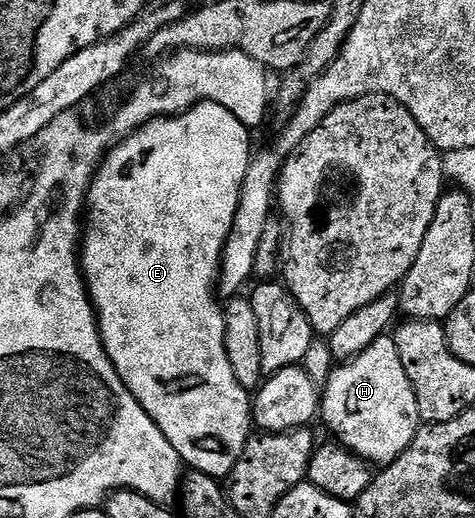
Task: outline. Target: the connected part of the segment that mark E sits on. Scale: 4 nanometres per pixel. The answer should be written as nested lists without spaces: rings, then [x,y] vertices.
[[[199,103],[182,115],[149,120],[122,141],[116,142],[99,164],[95,179],[87,191],[85,226],[81,231],[81,270],[87,293],[91,296],[91,306],[95,308],[95,317],[99,320],[99,336],[103,339],[103,348],[109,361],[117,369],[117,377],[121,377],[129,393],[133,393],[145,413],[149,413],[151,420],[159,426],[161,433],[165,433],[169,445],[177,449],[184,464],[188,468],[216,477],[230,475],[253,431],[253,403],[249,392],[240,385],[237,377],[233,377],[233,365],[229,365],[225,349],[225,317],[217,298],[219,262],[223,260],[225,241],[233,229],[233,219],[237,217],[241,201],[241,185],[251,164],[251,135],[252,132],[236,115],[229,113],[225,105],[216,103]]]

